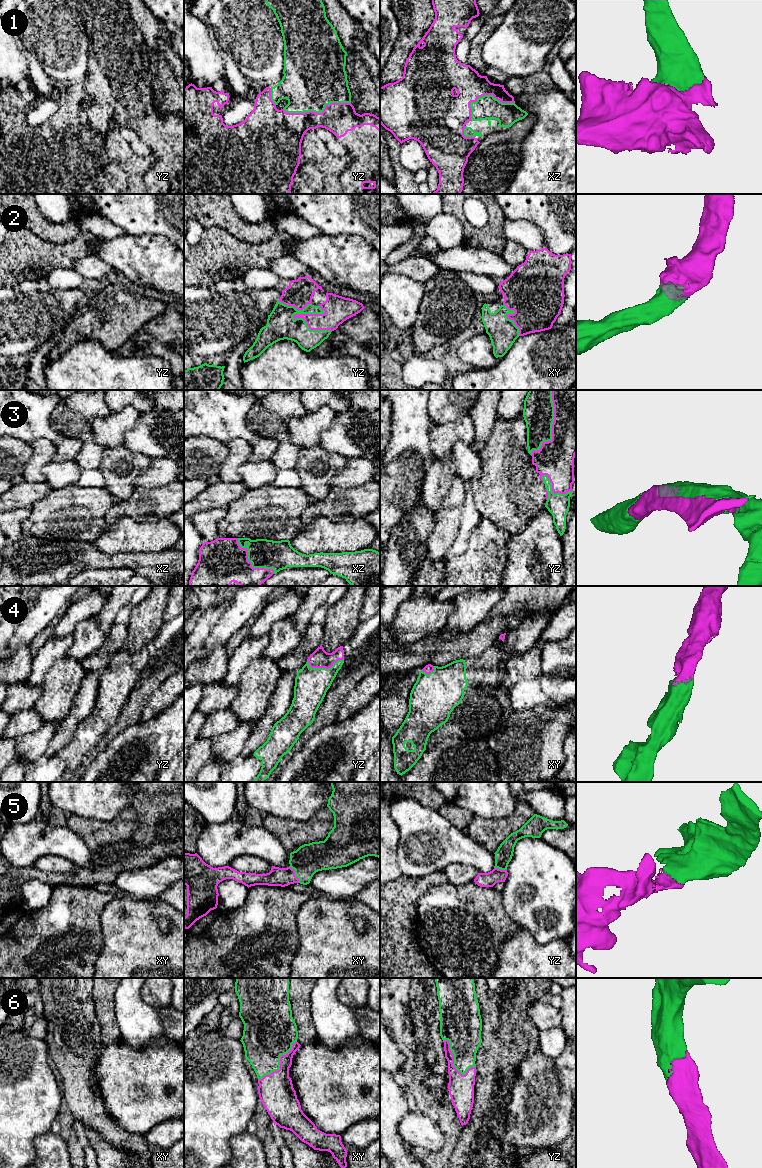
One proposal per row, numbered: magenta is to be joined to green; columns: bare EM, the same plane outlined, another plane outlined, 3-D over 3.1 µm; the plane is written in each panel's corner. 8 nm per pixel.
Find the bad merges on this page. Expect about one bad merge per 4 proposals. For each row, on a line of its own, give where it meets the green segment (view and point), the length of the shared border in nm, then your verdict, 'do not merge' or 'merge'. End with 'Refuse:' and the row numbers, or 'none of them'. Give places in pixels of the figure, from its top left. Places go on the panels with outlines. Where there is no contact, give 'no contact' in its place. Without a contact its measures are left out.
1: yz (317, 112) | 550 nm | merge
2: yz (309, 329) | 340 nm | merge
3: yz (551, 427) | 550 nm | merge
4: yz (324, 668) | 300 nm | merge
5: xy (295, 874) | 160 nm | merge
6: xy (279, 1063) | 440 nm | merge
Refuse: none of them

